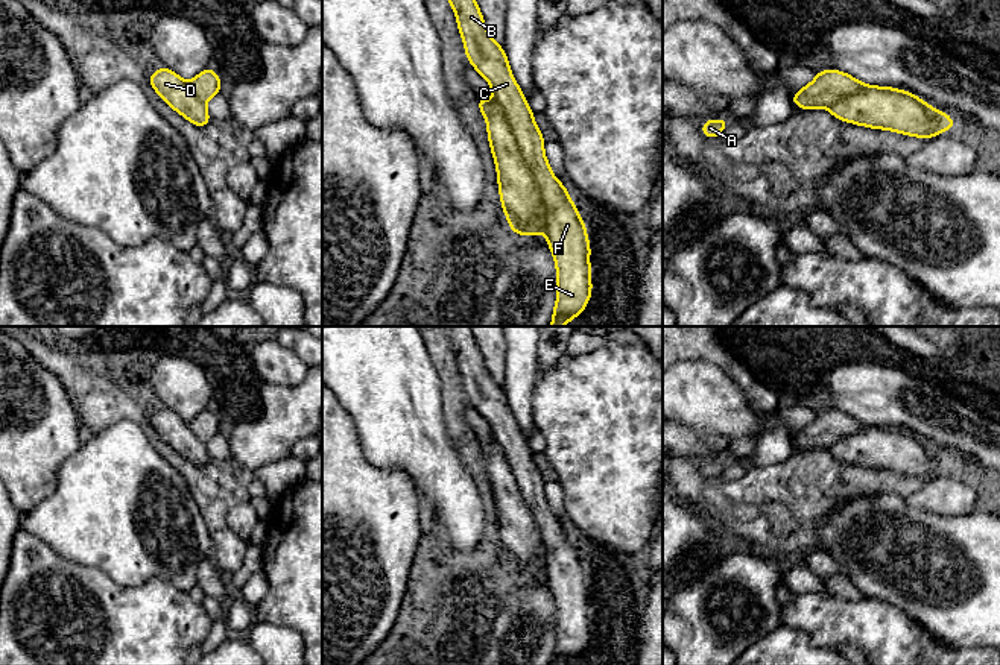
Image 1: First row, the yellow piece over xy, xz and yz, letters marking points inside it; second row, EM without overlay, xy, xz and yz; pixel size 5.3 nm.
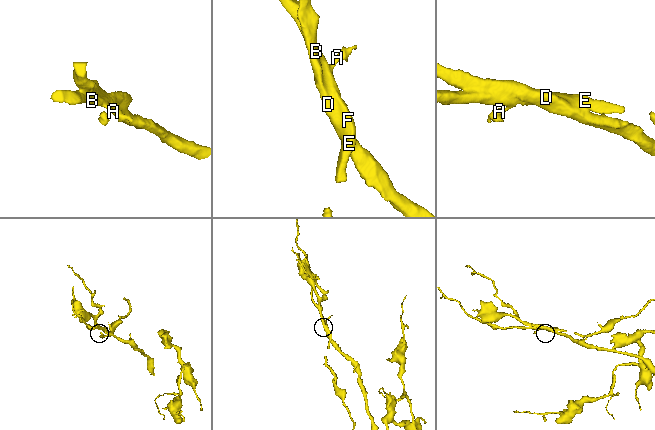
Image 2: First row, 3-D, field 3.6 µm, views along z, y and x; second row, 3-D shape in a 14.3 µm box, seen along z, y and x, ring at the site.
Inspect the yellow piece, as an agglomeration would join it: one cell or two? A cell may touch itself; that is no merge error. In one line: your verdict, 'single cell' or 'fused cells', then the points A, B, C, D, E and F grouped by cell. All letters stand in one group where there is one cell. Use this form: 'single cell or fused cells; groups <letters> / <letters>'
single cell; groups A B C D E F

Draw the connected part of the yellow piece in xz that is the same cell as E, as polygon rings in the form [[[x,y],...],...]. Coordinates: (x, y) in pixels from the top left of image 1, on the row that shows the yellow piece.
[[[448,0],[454,14],[465,53],[491,85],[494,99],[479,99],[477,106],[486,118],[488,140],[495,159],[498,193],[511,231],[520,235],[544,232],[556,263],[558,295],[550,326],[570,325],[591,296],[590,241],[585,223],[570,199],[565,185],[553,175],[544,155],[544,138],[533,120],[526,97],[515,82],[506,53],[489,35],[476,0]]]

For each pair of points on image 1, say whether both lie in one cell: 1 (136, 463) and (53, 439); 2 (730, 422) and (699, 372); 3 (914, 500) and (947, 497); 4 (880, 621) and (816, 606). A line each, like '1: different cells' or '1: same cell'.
1: different cells
2: same cell
3: same cell
4: same cell

